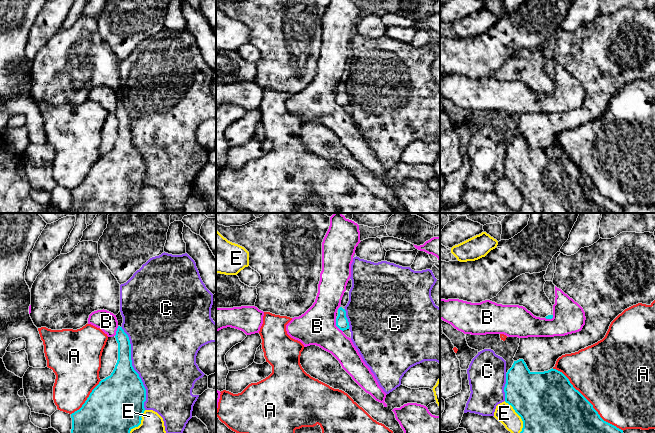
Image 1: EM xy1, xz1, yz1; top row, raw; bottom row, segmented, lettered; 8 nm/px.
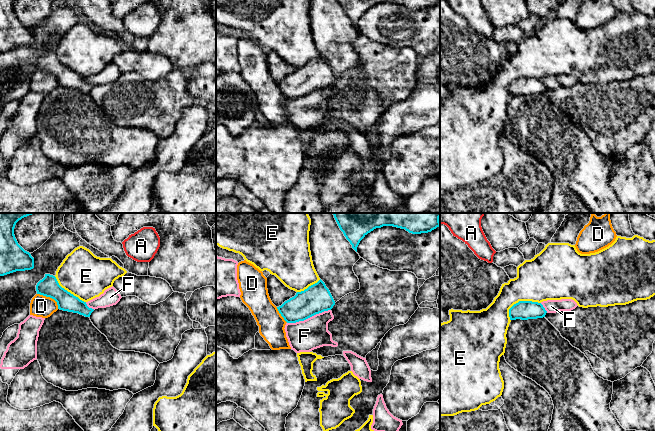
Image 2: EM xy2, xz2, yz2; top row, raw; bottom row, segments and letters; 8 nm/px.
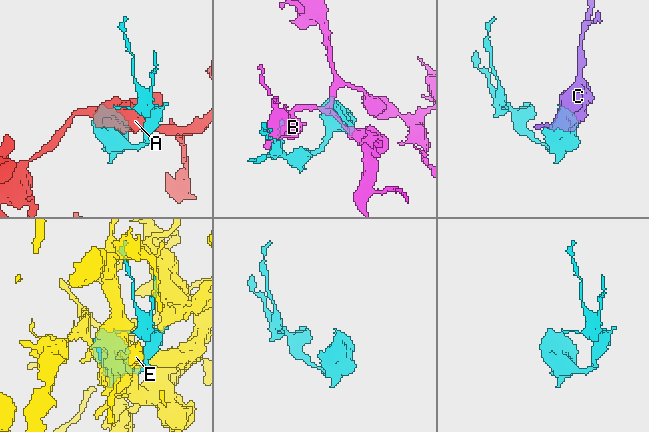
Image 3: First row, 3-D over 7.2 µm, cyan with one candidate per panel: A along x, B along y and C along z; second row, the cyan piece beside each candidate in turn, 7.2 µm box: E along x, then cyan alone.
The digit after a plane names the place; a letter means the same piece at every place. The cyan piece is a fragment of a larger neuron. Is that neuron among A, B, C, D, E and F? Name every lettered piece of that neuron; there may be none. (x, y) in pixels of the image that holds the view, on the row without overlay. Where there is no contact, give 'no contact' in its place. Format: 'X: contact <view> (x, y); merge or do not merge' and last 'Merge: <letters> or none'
A: contact yz1 (588, 177); do not merge
B: contact xz1 (336, 101); do not merge
C: contact xy1 (133, 144); do not merge
D: contact xy2 (50, 73); do not merge
E: contact yz2 (519, 77); do not merge
F: contact xz2 (308, 93); do not merge
Merge: none

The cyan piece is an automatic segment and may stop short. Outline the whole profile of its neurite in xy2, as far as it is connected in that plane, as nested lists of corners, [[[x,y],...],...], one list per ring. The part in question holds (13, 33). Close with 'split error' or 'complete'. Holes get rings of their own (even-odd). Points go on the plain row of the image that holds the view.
[[[0,0],[0,52],[34,44],[34,34],[18,20],[15,14],[15,1],[16,0]]]; complete

